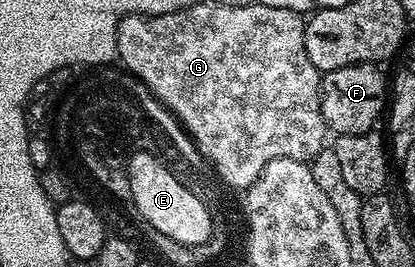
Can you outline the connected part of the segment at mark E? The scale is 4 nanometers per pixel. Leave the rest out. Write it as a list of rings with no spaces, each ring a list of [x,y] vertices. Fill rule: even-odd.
[[[131,152],[128,157],[128,170],[131,183],[131,198],[138,201],[142,213],[162,229],[162,233],[170,233],[172,240],[202,241],[210,230],[206,225],[206,213],[202,213],[202,205],[189,188],[185,186],[181,176],[177,177],[164,162],[161,156],[146,152]]]

